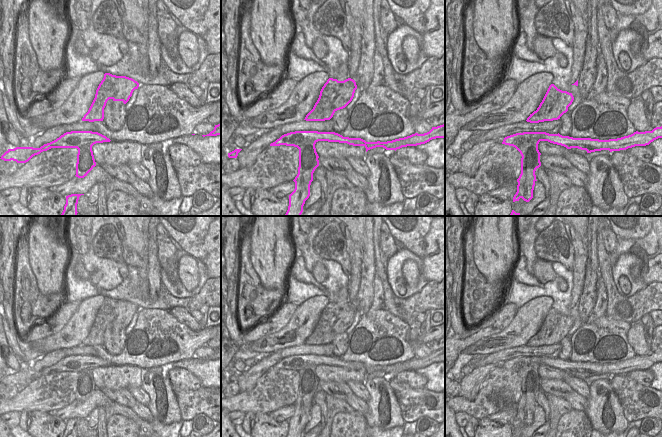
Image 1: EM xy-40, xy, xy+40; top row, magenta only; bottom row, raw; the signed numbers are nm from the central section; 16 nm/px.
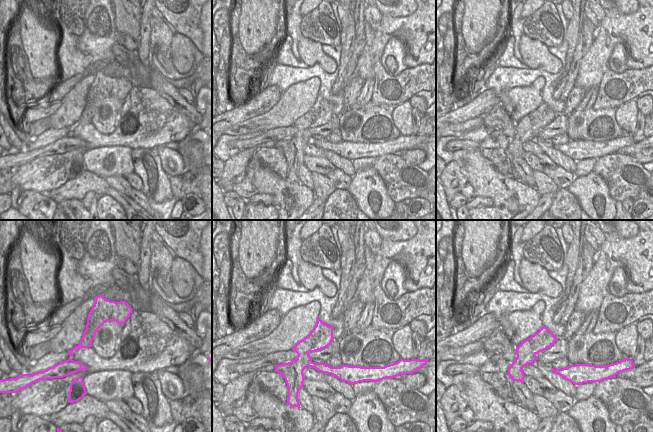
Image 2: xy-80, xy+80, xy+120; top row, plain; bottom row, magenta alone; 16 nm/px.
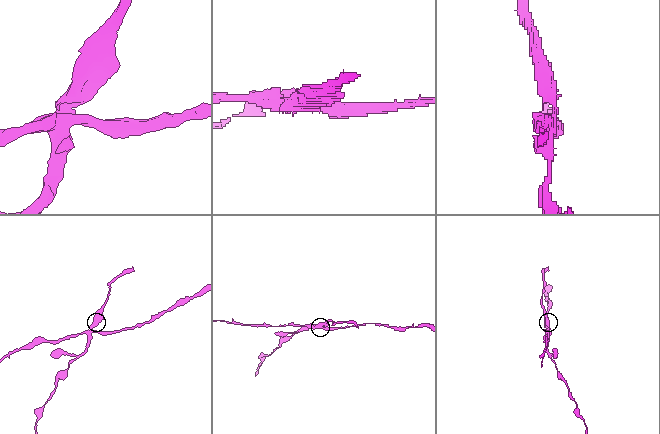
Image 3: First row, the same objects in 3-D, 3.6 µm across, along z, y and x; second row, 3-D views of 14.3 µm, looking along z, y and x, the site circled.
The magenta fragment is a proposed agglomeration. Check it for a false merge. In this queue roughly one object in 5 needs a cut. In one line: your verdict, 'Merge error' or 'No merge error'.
Merge error

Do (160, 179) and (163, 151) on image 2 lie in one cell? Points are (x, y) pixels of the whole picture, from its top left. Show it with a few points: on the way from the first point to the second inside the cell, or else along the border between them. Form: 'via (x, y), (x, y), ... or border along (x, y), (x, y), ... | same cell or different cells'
border along (157, 150), (162, 169), (169, 176) | different cells

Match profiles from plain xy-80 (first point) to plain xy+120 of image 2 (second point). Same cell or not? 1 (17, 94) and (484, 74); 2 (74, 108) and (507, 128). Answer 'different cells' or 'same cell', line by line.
1: different cells
2: different cells

